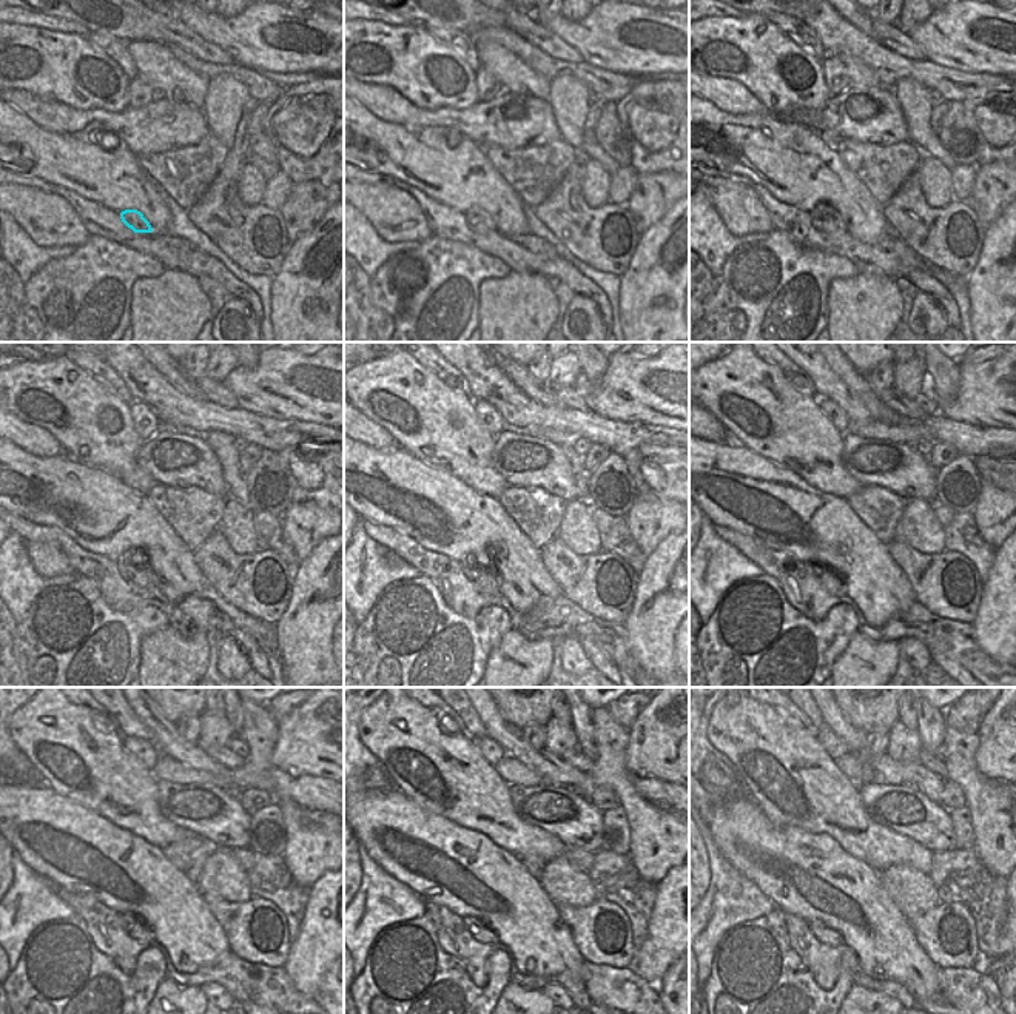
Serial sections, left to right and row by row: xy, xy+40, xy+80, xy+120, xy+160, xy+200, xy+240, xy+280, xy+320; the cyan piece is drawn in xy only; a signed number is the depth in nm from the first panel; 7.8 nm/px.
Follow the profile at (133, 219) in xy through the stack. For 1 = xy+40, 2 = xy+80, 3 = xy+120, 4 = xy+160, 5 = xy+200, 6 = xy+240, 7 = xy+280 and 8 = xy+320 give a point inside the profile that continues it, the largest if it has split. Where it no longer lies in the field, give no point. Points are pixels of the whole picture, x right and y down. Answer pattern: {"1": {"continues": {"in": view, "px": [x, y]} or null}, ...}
{"1": {"continues": {"in": "xy+40", "px": [478, 219]}}, "2": {"continues": {"in": "xy+80", "px": [824, 221]}}, "3": {"continues": {"in": "xy+120", "px": [133, 569]}}, "4": {"continues": {"in": "xy+160", "px": [478, 569]}}, "5": {"continues": {"in": "xy+200", "px": [833, 583]}}, "6": {"continues": {"in": "xy+240", "px": [136, 928]}}, "7": {"continues": {"in": "xy+280", "px": [478, 930]}}, "8": {"continues": {"in": "xy+320", "px": [827, 936]}}}

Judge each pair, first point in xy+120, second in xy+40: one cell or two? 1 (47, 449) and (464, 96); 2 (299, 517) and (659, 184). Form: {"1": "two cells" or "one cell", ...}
{"1": "two cells", "2": "one cell"}

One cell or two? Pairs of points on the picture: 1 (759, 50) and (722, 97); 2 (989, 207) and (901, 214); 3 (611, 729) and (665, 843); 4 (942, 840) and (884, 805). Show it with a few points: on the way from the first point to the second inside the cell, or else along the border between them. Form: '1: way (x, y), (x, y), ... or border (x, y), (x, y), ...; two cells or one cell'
1: border (705, 73), (714, 77), (736, 79), (763, 104); two cells
2: border (972, 208), (985, 228); two cells
3: way (611, 757), (611, 771), (643, 815); one cell
4: way (928, 826), (913, 814), (898, 808); one cell

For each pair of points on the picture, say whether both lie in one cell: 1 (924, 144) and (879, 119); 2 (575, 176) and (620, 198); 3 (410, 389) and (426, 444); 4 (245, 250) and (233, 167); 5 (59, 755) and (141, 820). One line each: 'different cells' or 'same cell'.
1: different cells
2: different cells
3: same cell
4: same cell
5: same cell

